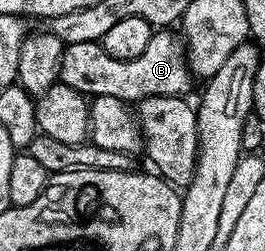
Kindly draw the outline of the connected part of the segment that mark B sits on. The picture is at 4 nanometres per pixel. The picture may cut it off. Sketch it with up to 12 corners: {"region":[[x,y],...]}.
{"region":[[155,31],[144,54],[65,45],[58,79],[87,98],[185,97],[183,41]]}

